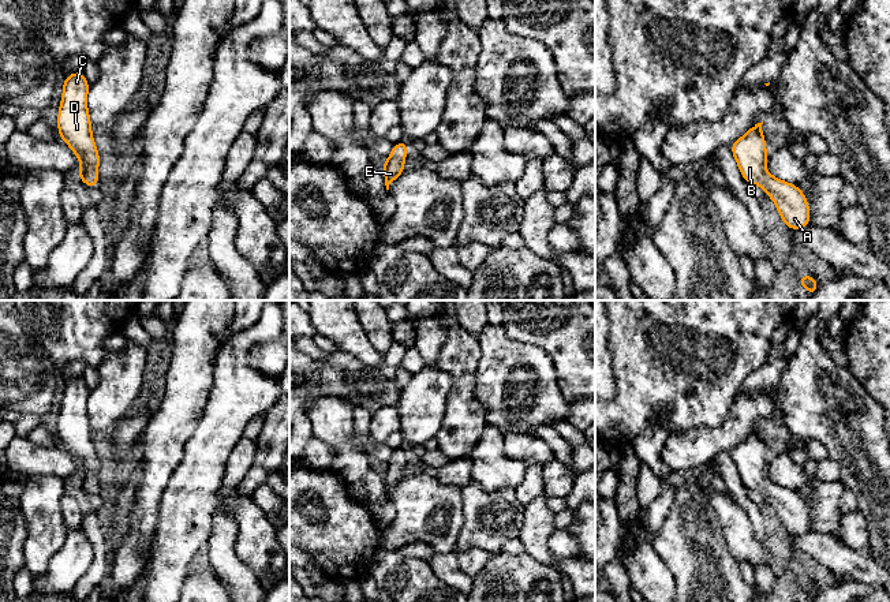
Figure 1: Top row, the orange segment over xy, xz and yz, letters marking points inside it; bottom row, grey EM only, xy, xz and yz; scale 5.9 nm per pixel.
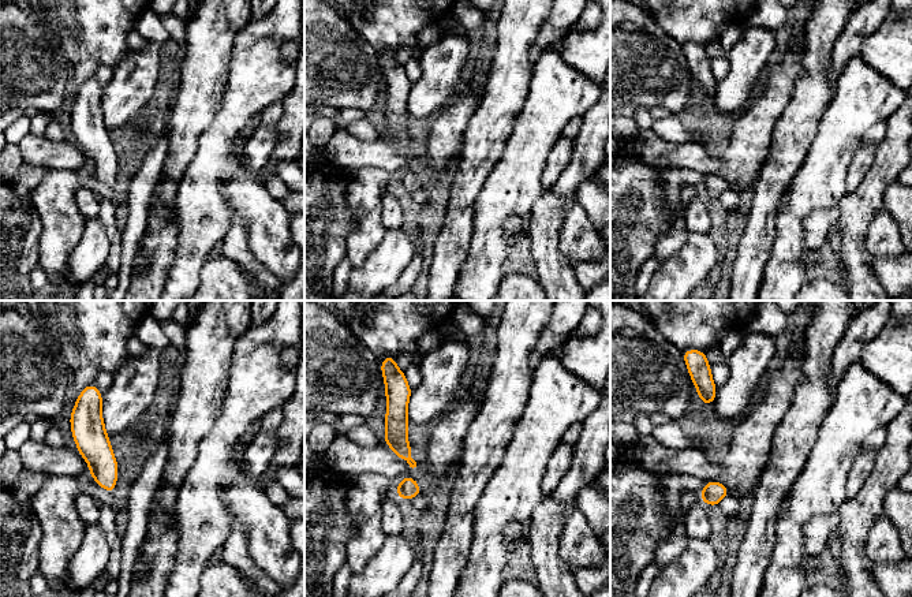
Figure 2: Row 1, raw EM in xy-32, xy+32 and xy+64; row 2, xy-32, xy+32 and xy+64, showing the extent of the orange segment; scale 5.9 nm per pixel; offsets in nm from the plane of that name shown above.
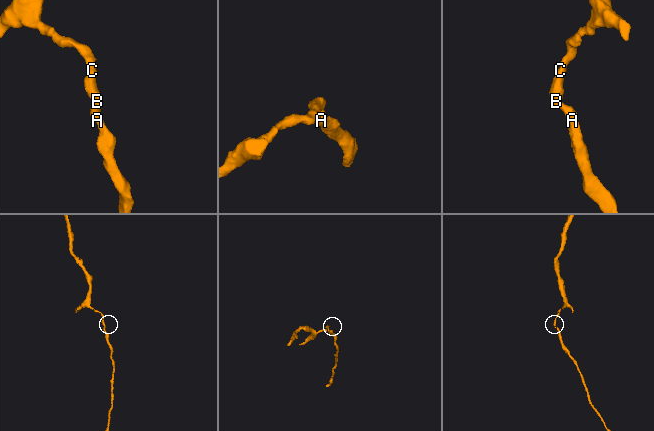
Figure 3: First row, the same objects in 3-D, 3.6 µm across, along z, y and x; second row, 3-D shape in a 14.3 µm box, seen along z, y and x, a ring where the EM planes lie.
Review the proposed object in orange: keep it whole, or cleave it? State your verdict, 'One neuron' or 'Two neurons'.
One neuron

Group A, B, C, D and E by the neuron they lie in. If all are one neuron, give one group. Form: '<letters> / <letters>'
A B C D E

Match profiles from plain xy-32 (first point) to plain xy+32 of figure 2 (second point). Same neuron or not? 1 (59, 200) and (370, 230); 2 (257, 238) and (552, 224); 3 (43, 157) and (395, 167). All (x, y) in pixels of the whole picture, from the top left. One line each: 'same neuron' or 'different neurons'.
1: same neuron
2: different neurons
3: same neuron

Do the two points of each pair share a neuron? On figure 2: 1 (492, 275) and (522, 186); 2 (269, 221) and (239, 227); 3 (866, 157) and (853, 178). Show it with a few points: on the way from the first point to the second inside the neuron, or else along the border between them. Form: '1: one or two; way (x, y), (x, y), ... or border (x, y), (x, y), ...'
1: one; way (492, 253), (492, 215), (500, 206)
2: two; border (231, 213), (245, 220), (246, 245), (254, 257)
3: one; way (860, 163), (856, 172)

